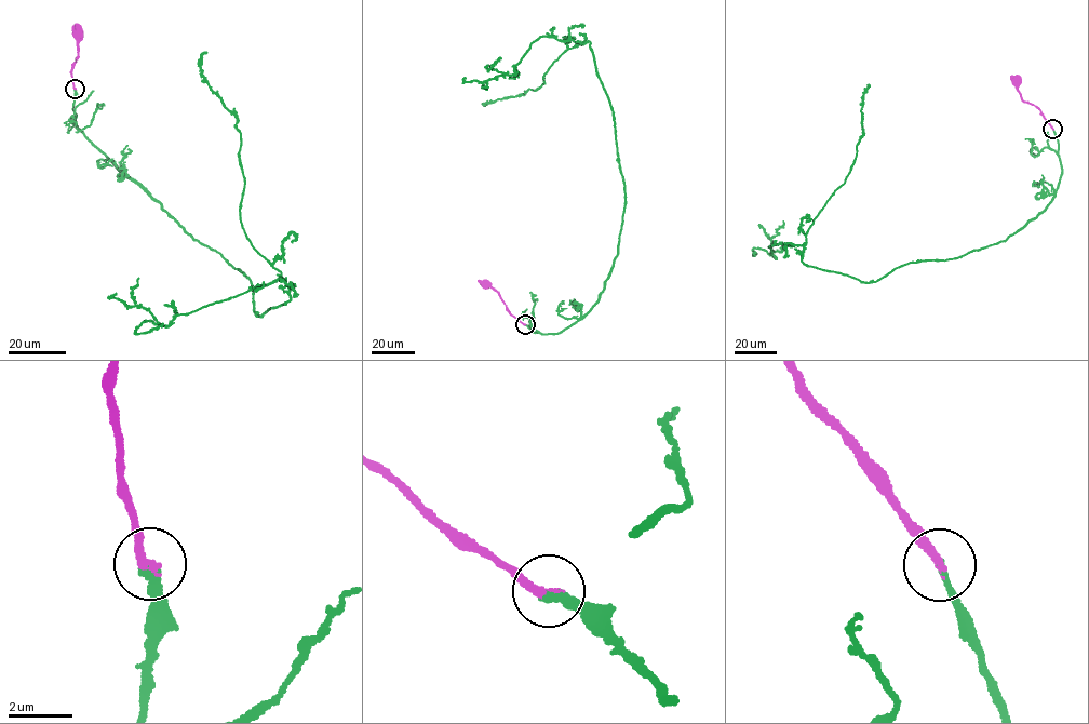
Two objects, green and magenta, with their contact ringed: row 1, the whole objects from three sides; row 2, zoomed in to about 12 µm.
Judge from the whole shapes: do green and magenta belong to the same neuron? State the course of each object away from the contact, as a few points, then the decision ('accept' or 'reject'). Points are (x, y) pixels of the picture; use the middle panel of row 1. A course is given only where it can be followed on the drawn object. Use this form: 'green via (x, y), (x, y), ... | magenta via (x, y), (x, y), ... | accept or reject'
green via (524, 324), (556, 334), (603, 291), (624, 200), (613, 108), (587, 41), (553, 62), (535, 90), (486, 103) | magenta via (524, 324), (509, 312), (497, 292), (485, 283) | accept

